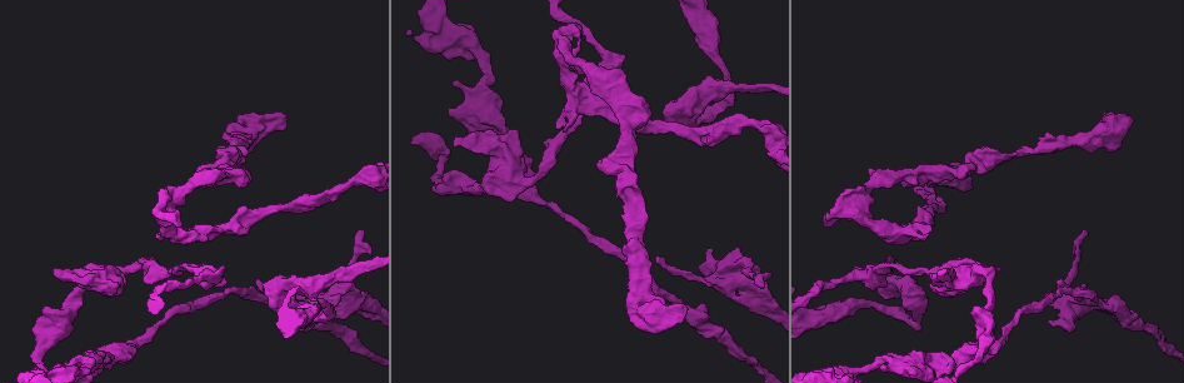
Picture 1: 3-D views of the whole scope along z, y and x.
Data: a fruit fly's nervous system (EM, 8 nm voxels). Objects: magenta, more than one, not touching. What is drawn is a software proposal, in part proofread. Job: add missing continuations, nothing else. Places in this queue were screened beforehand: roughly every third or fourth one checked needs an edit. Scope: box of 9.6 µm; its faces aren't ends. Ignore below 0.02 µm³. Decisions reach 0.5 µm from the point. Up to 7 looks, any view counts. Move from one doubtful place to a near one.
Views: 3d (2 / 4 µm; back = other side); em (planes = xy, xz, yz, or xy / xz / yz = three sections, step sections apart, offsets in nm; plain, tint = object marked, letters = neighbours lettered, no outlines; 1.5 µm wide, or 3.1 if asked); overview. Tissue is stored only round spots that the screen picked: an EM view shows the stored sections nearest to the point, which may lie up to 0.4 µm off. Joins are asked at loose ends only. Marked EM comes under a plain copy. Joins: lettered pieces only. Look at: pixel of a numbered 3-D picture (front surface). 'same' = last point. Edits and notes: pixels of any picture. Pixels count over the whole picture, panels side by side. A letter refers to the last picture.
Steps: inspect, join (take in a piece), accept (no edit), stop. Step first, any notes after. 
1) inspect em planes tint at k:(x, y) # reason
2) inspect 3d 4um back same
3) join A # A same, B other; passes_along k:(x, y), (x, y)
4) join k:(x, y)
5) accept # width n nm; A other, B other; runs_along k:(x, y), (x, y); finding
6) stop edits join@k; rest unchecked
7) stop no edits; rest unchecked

inspect em planes tint at 1:(1130, 115)

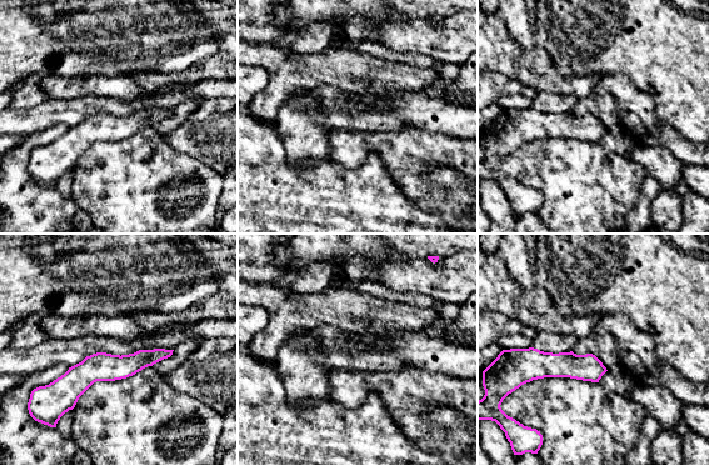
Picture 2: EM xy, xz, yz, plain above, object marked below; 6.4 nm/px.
inspect em planes letters same

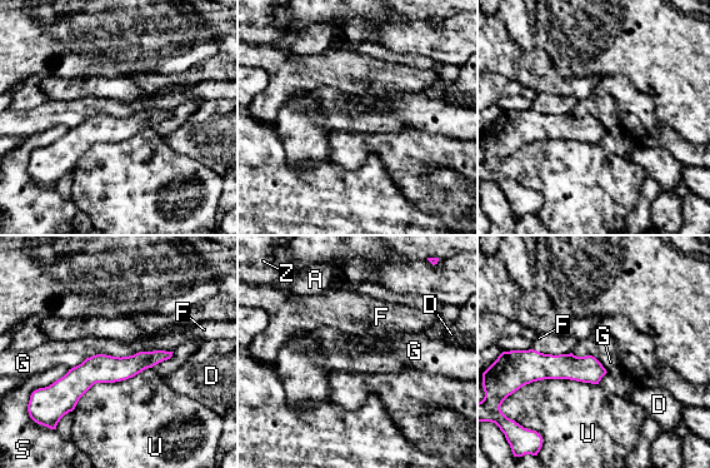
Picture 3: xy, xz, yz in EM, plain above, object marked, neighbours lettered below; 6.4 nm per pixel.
accept # width 180 nm; A other, D other, F other, G other, S other, U other, Z other; border 3:(173, 350), (93, 354), (69, 369); none of them fits

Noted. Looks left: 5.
inspect em xz step 4 letters at 1:(709, 250) # an open end

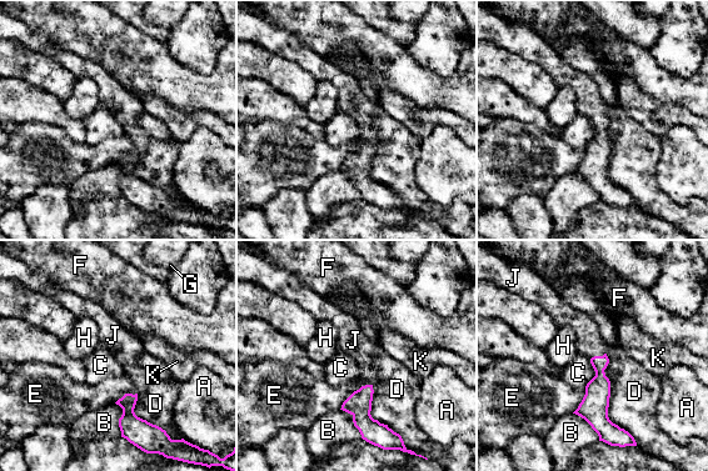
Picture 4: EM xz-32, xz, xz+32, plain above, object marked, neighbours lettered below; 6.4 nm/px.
inspect em planes letters same

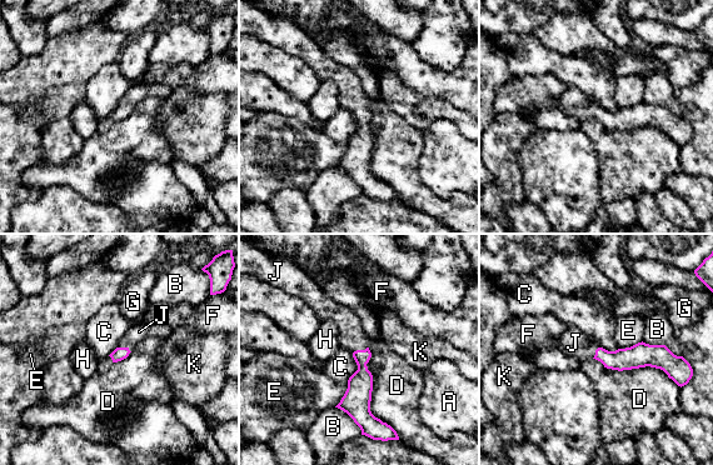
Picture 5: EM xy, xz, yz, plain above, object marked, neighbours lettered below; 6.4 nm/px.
join J # A other, B other, C other, D other, E other, F other, G other, H other, J same, K other; passes_along 5:(359, 389), (360, 350), (350, 335); it goes on there

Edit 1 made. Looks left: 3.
stop edits join@5; rest unchecked

